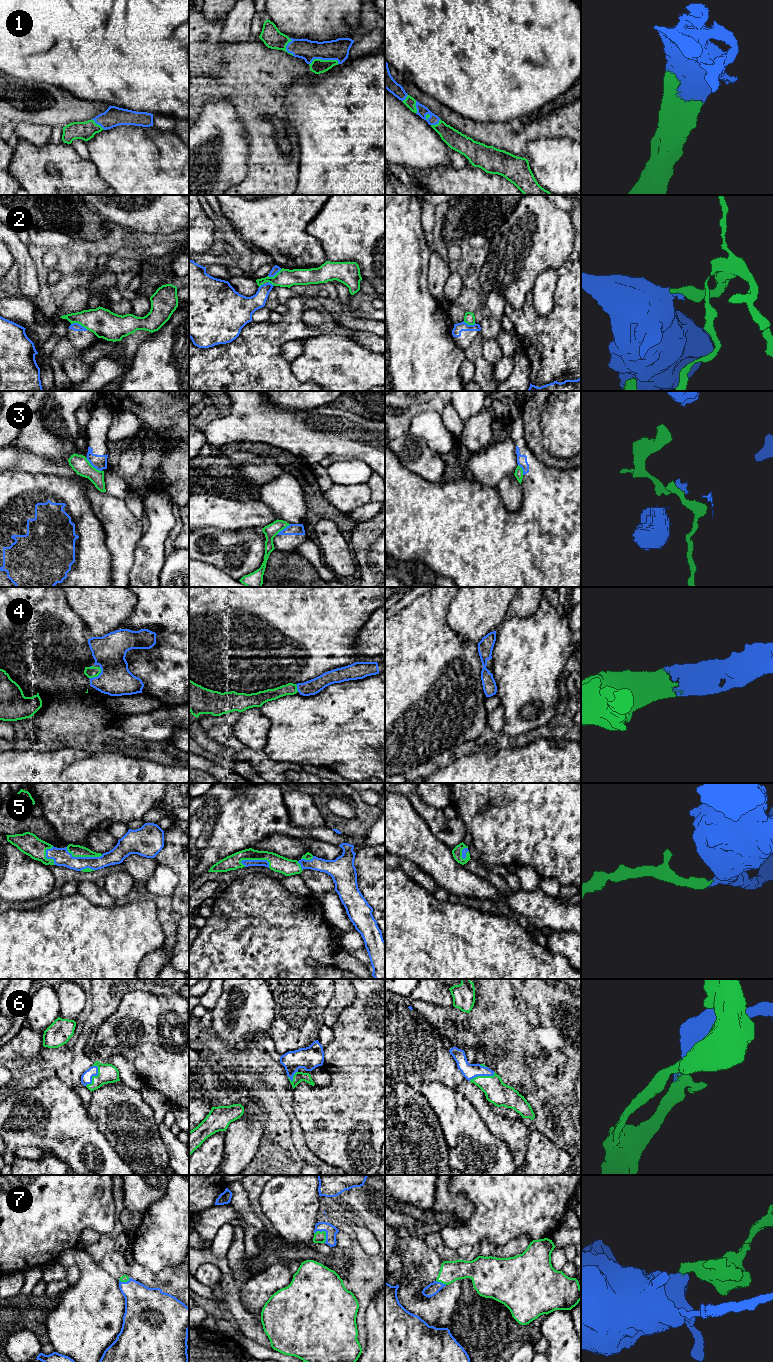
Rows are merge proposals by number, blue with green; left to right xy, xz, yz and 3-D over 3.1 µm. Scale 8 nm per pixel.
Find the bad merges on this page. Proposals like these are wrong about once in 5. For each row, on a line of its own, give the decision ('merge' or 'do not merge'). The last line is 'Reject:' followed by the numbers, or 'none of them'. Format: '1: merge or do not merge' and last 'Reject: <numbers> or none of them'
1: merge
2: do not merge
3: do not merge
4: merge
5: merge
6: merge
7: merge
Reject: 2, 3

